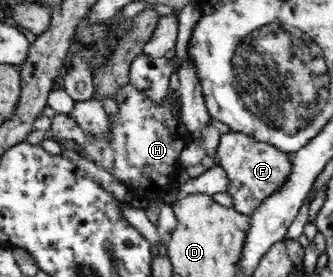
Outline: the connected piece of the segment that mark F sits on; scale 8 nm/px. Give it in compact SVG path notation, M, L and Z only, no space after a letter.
M229 132L221 135L218 151L218 166L227 172L229 186L227 191L233 199L232 208L243 215L251 215L264 203L271 193L285 186L292 173L292 154L277 150L277 147L253 140L249 135Z

